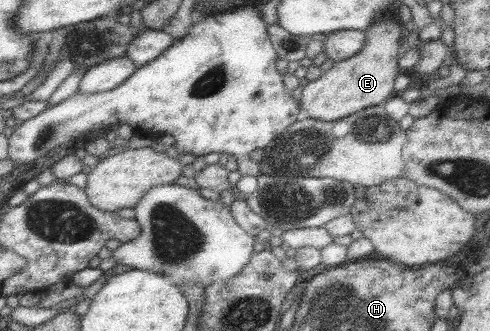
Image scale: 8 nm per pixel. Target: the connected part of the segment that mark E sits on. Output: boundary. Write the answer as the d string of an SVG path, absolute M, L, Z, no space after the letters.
M379 16L363 31L365 44L357 54L333 63L323 75L303 87L299 108L303 108L311 118L325 122L339 120L368 106L384 103L396 93L393 80L402 72L398 67L397 50L405 36L404 25L396 18Z

